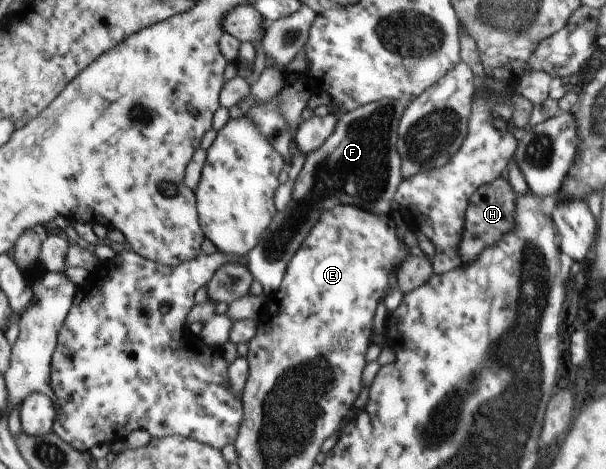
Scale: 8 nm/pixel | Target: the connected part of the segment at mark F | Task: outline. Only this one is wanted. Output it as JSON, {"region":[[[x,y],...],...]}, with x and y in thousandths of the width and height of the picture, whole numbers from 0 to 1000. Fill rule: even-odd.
{"region":[[[625,213],[594,230],[573,235],[556,249],[556,277],[505,339],[488,384],[479,446],[460,450],[427,520],[411,539],[409,569],[437,623],[465,612],[475,567],[507,512],[508,495],[523,482],[533,450],[556,437],[586,437],[620,458],[644,458],[653,443],[655,405],[663,392],[663,339],[657,324],[657,271],[675,217]]]}

